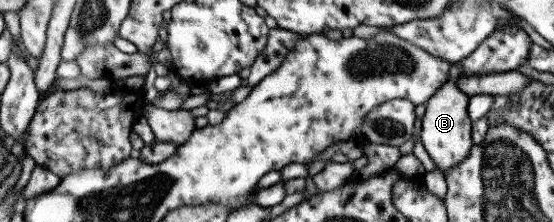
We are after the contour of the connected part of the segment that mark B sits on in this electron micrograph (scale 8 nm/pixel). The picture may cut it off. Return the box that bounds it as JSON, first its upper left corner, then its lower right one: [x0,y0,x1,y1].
[420,79,471,175]

